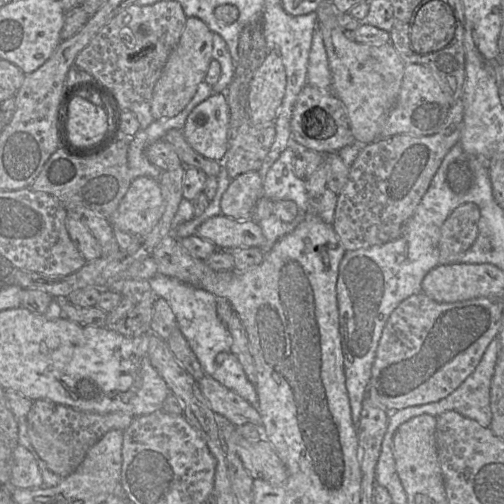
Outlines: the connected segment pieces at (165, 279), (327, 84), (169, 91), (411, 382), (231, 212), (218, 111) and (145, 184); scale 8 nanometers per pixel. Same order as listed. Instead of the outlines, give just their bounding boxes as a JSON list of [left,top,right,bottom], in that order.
[[148,274,258,406],[307,20,332,92],[151,17,213,120],[366,291,502,412],[221,172,263,221],[182,93,229,162],[108,177,164,238]]

